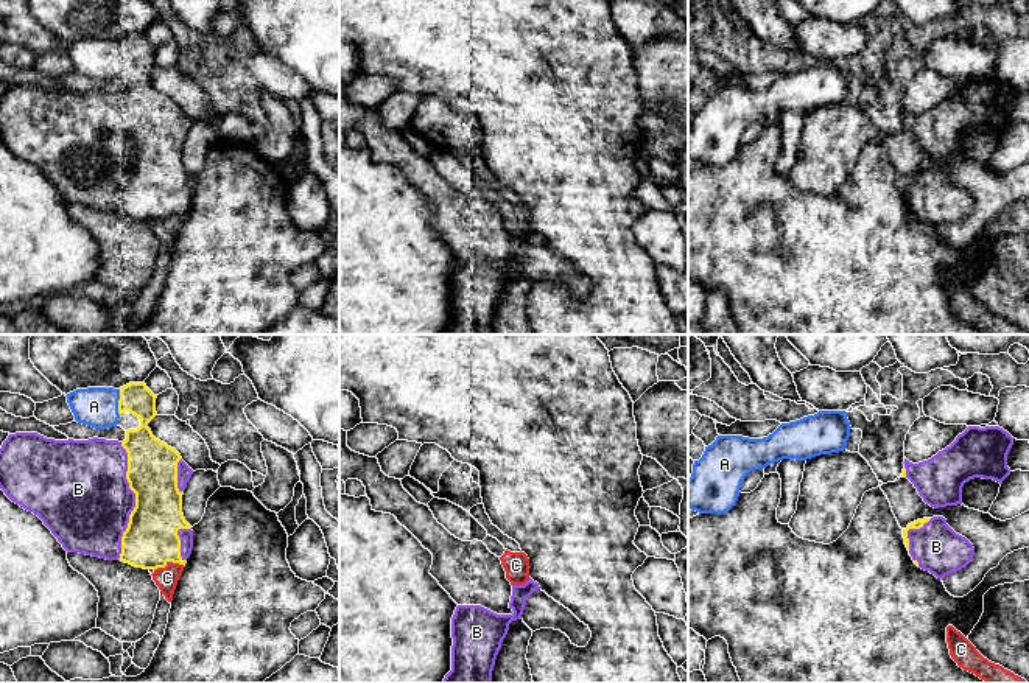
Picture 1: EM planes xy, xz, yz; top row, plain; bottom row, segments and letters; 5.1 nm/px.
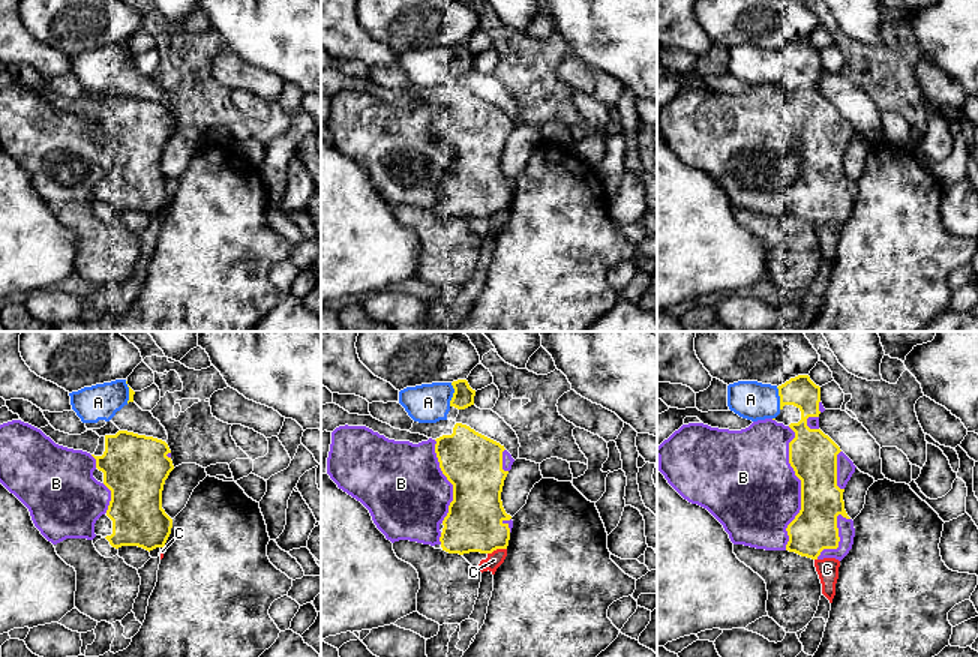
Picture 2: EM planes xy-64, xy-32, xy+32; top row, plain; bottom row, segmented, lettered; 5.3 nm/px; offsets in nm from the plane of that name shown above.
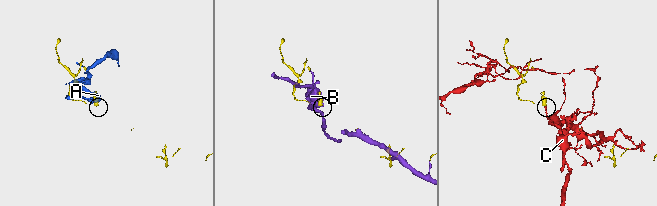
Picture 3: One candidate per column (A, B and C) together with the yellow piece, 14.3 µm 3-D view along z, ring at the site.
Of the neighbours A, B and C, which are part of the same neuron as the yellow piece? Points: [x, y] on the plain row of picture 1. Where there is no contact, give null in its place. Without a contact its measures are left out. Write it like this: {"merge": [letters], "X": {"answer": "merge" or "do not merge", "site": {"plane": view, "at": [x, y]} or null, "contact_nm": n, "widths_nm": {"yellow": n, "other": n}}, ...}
{"merge": ["B"], "A": {"answer": "do not merge", "site": {"plane": "xy", "at": [119, 53]}, "contact_nm": 140, "widths_nm": {"yellow": 160, "other": 200}}, "B": {"answer": "merge", "site": {"plane": "xy", "at": [136, 153]}, "contact_nm": 600, "widths_nm": {"yellow": 280, "other": 460}}, "C": {"answer": "do not merge", "site": {"plane": "xy", "at": [161, 218]}, "contact_nm": 80, "widths_nm": {"yellow": 280, "other": 120}}}

